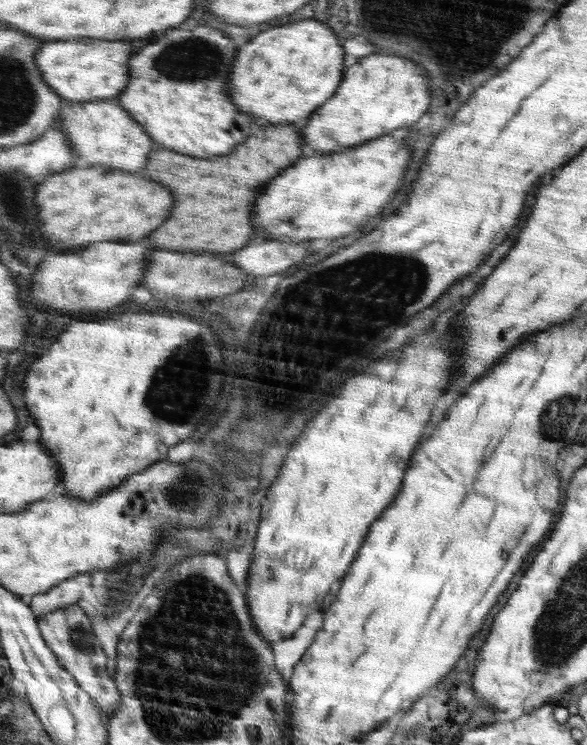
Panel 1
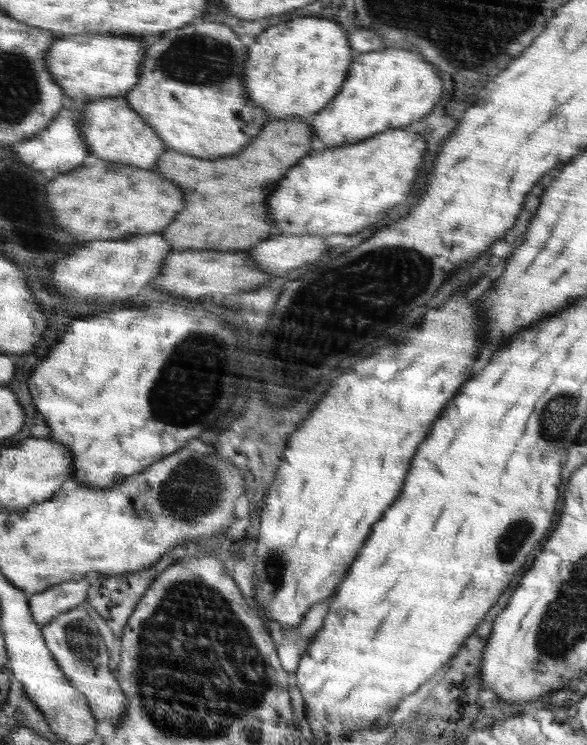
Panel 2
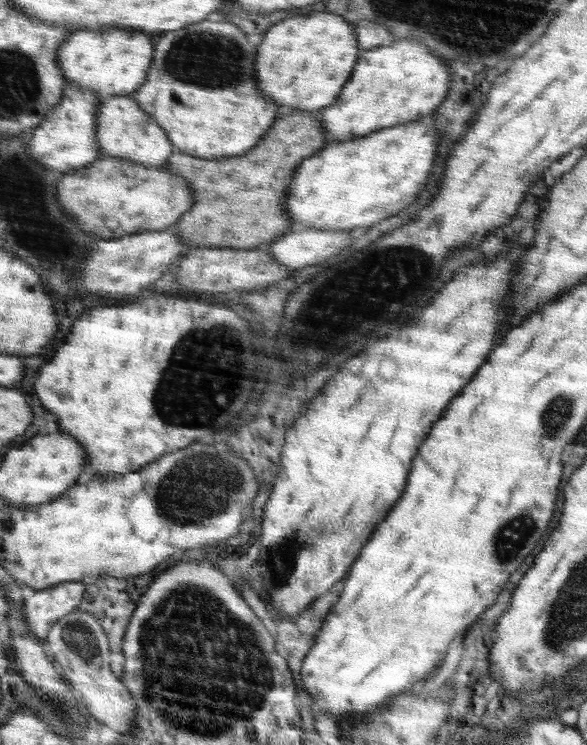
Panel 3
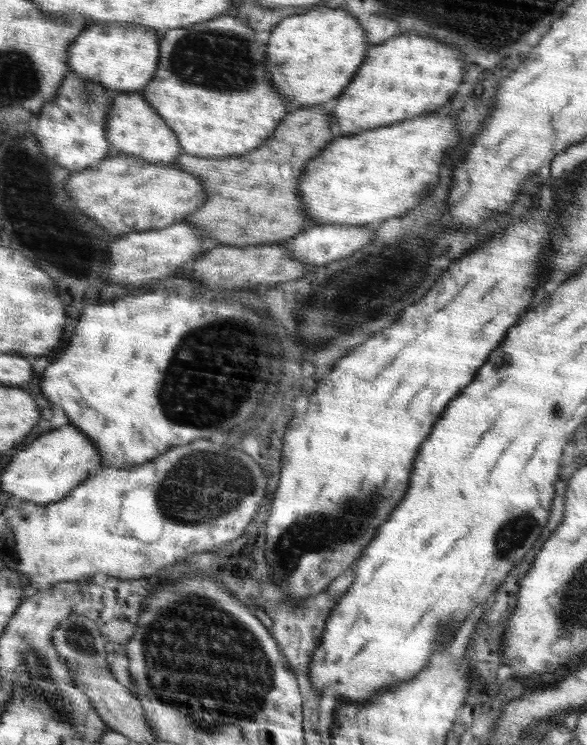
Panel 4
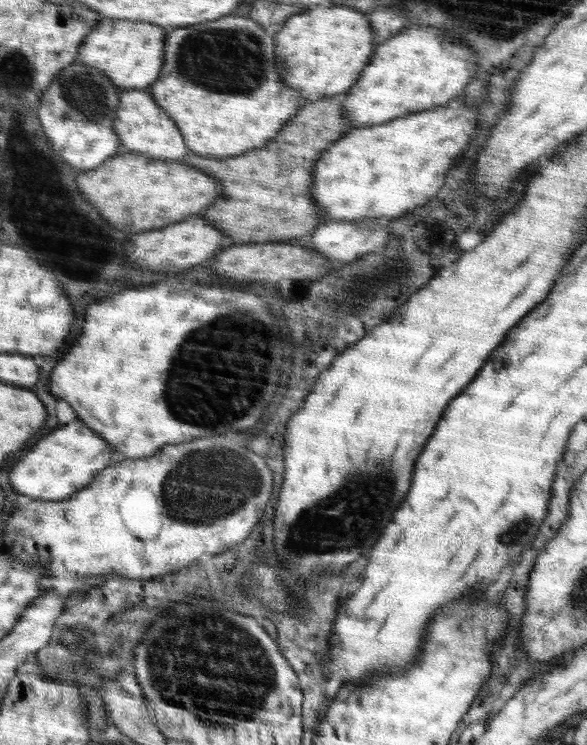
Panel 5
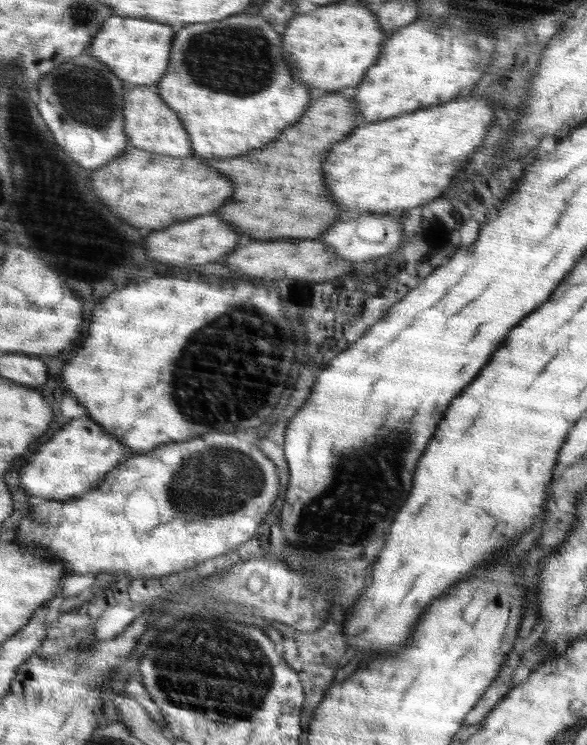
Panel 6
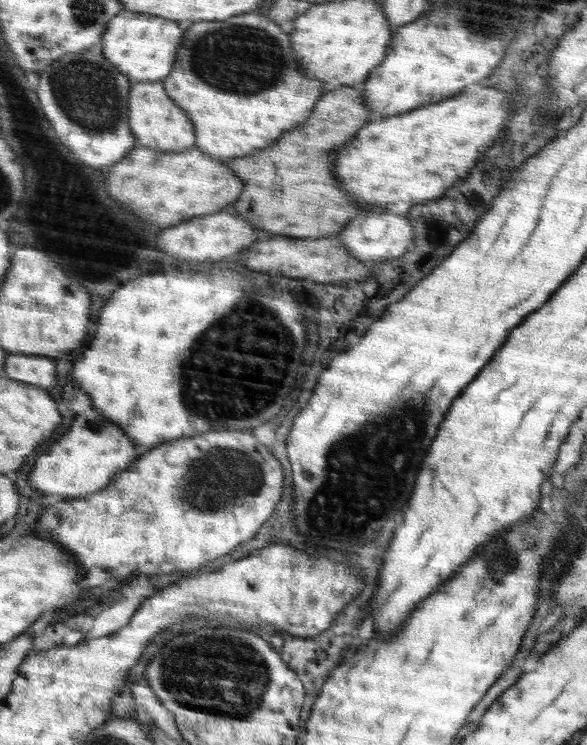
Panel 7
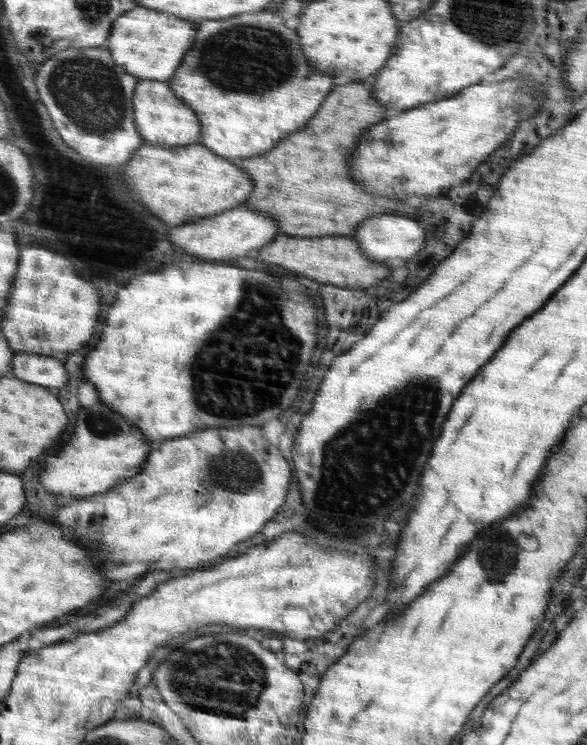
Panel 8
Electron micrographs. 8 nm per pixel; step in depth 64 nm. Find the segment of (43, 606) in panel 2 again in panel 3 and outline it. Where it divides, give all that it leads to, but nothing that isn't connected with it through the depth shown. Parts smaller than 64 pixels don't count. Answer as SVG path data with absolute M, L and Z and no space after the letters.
M68 581L36 591L32 597L25 600L23 608L30 634L34 634L34 638L40 639L45 645L46 634L50 632L51 626L77 608L85 590L84 582Z

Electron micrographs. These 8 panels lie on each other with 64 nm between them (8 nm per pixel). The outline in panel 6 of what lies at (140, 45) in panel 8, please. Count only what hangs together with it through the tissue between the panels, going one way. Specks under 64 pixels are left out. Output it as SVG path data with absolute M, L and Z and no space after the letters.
M113 15L104 22L86 50L88 55L102 61L122 79L127 89L140 85L157 84L166 74L170 62L170 46L176 36L177 27L152 19Z

